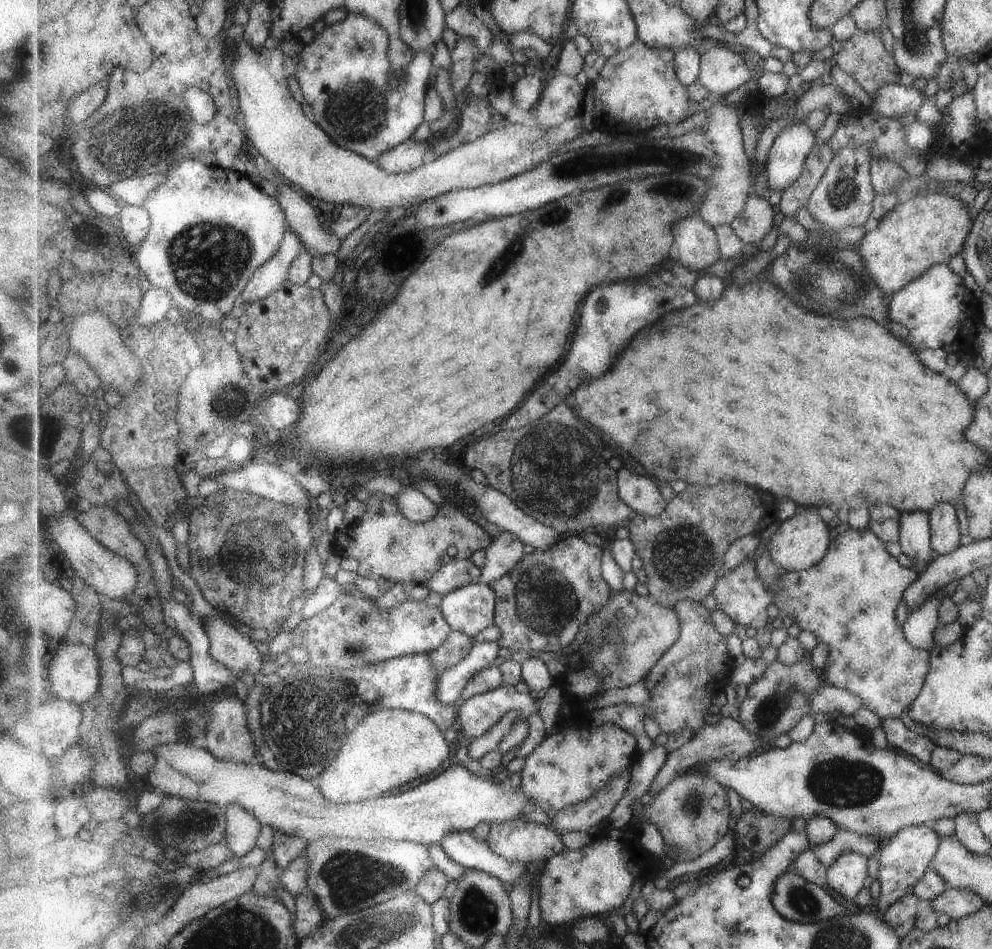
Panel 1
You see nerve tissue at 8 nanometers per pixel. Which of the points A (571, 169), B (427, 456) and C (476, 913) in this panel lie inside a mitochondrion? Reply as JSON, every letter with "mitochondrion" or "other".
{"A":"other","B":"other","C":"mitochondrion"}

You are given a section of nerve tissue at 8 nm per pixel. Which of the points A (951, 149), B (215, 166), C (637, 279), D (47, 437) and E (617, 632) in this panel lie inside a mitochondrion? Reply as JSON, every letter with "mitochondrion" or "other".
{"A":"other","B":"other","C":"other","D":"mitochondrion","E":"mitochondrion"}

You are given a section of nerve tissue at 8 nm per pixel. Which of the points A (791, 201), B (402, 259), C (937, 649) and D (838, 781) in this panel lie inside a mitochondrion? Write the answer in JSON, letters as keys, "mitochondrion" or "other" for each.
{"A":"other","B":"other","C":"other","D":"mitochondrion"}

